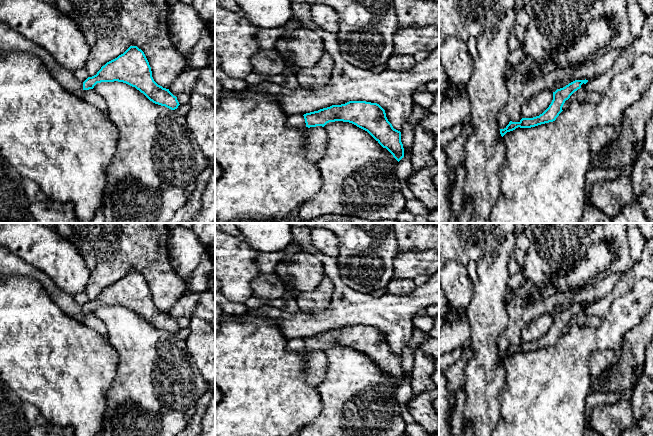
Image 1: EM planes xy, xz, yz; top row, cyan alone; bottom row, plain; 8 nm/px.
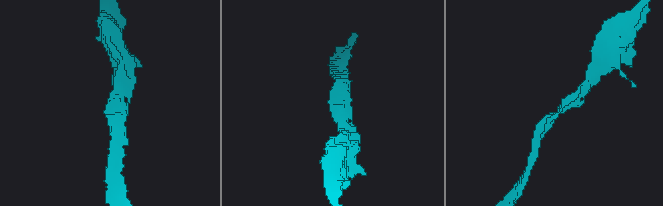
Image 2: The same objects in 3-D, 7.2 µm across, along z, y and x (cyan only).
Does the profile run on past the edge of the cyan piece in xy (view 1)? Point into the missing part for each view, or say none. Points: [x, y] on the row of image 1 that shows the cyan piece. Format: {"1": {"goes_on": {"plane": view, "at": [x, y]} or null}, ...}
{"1": {"goes_on": null}}

